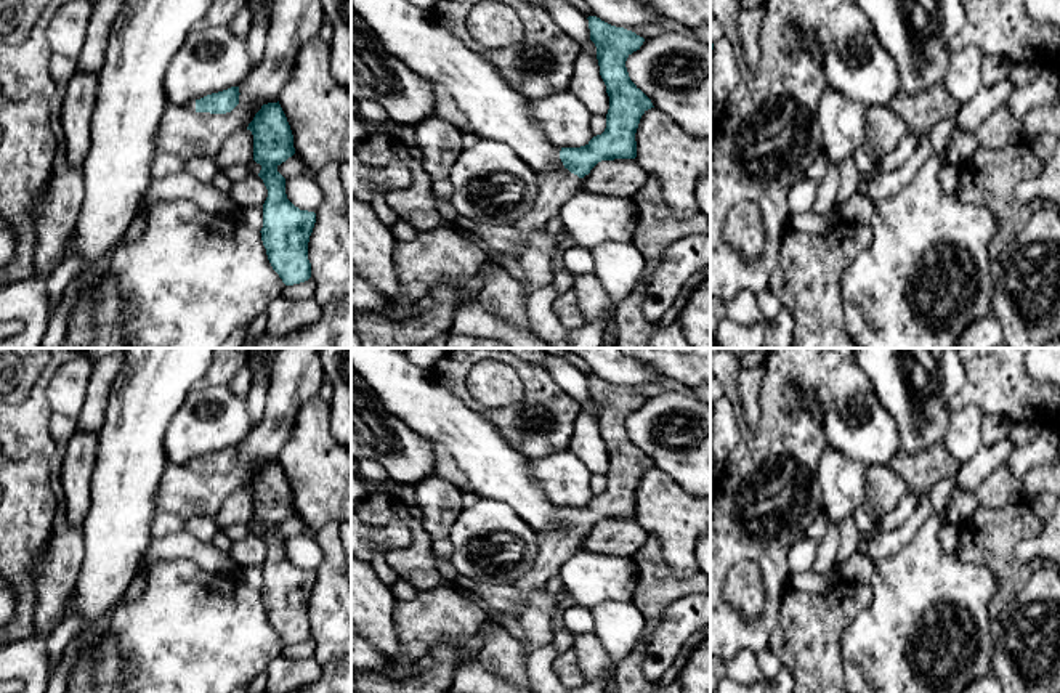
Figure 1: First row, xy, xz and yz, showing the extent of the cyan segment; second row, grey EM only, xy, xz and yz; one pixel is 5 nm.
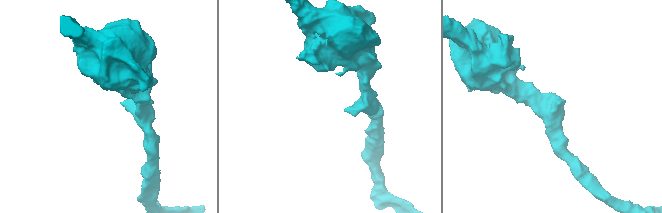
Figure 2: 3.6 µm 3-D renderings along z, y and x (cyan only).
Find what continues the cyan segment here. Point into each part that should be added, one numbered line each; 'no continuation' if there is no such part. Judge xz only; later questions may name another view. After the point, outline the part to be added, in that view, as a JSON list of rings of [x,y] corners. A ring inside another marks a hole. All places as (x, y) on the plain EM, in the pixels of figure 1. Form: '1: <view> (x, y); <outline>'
1: xz (555, 547); [[[568,528],[558,531],[537,533],[537,560],[534,566],[516,581],[516,589],[523,595],[531,595],[547,587],[547,582],[560,574],[563,565],[576,553],[581,539]]]

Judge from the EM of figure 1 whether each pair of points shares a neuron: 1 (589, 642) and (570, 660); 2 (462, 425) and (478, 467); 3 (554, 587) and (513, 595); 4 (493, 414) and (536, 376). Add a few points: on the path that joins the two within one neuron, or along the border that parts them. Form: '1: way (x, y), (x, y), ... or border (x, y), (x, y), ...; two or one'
1: border (571, 648), (582, 676); two
2: way (467, 435), (478, 448), (478, 457); one
3: border (546, 587), (557, 597); two
4: way (509, 414), (517, 414), (536, 392); one

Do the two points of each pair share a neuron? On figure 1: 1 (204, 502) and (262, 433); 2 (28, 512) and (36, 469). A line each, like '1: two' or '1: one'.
1: one
2: one

